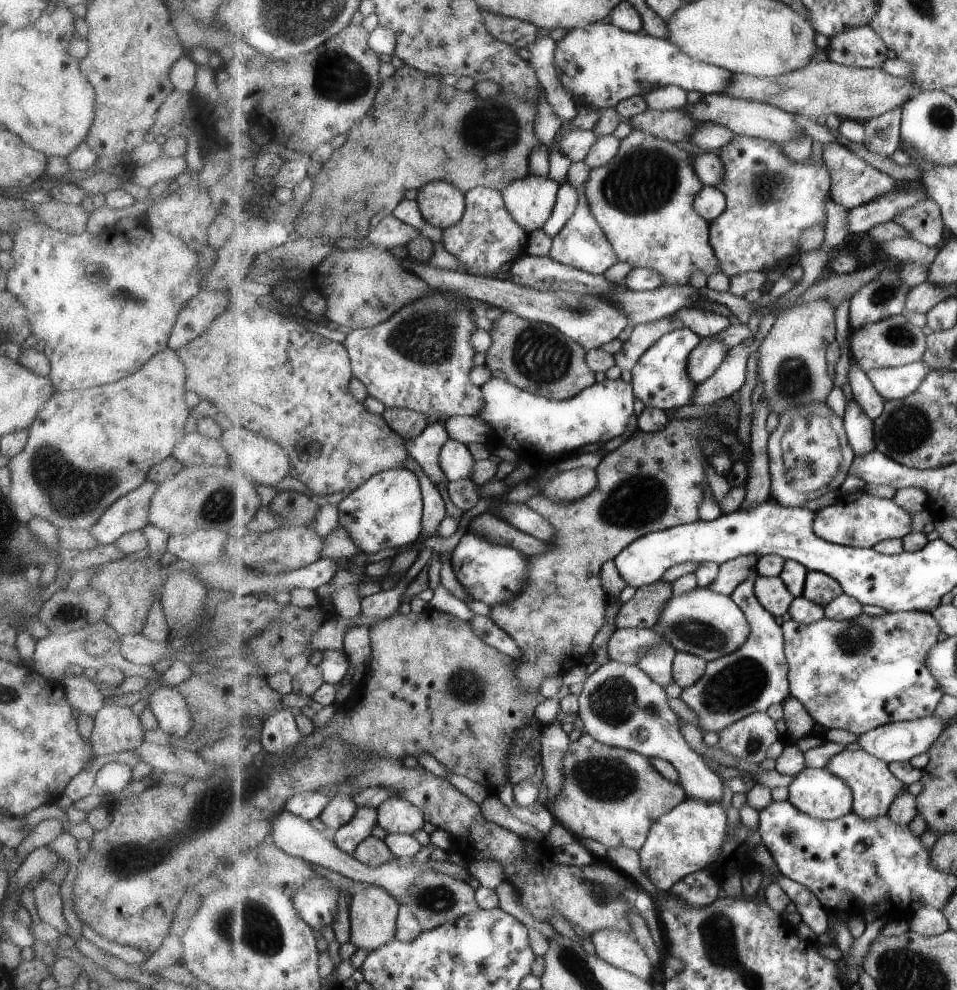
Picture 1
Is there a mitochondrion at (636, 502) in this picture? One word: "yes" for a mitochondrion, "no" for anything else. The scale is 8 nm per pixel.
yes

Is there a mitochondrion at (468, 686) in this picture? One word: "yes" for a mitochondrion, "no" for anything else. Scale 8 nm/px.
yes

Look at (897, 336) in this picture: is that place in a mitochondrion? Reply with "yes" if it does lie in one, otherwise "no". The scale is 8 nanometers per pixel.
yes

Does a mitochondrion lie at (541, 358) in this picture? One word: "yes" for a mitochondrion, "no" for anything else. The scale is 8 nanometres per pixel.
yes

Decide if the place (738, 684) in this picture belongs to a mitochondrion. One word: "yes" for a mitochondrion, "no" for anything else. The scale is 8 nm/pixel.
yes

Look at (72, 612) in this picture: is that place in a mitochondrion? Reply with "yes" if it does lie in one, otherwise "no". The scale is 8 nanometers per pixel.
yes

